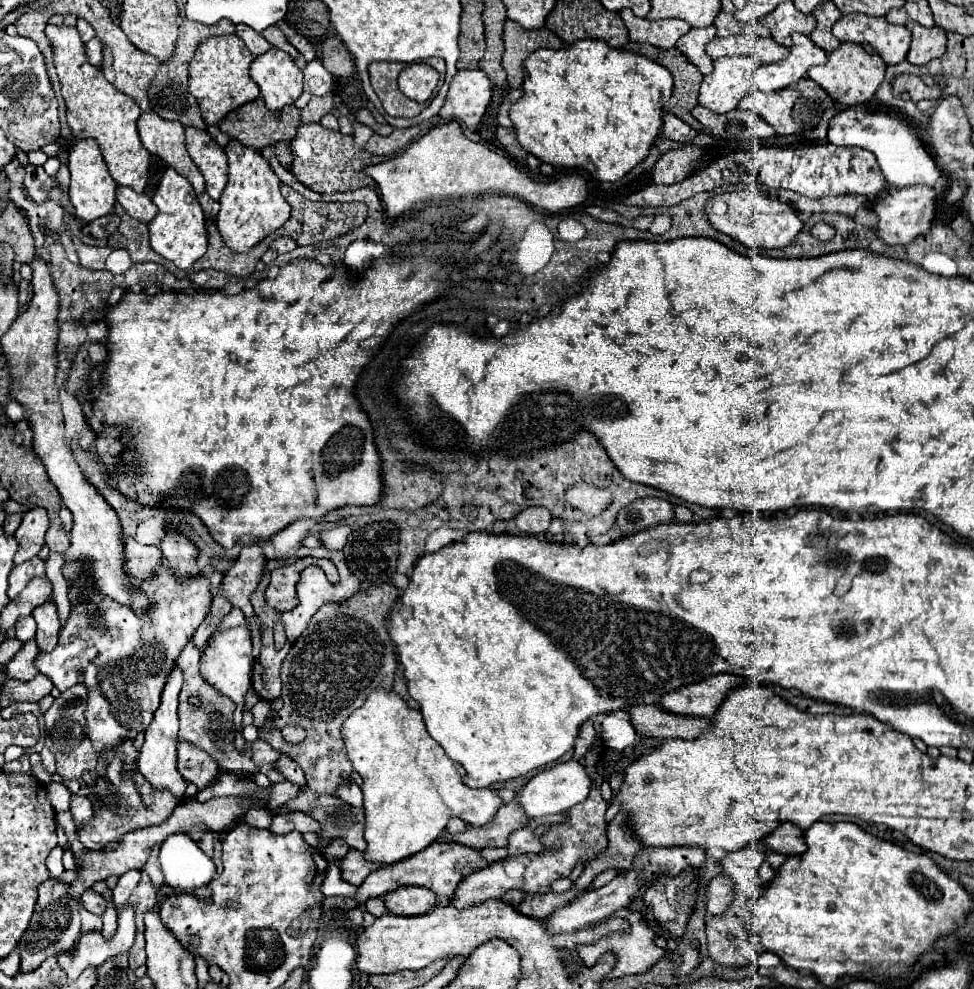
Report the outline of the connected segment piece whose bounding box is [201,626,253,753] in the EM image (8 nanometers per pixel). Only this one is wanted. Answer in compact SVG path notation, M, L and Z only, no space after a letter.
M237 626L229 628L225 632L215 634L215 640L209 644L209 648L201 654L201 674L207 678L209 684L213 684L221 694L229 696L236 704L236 710L233 714L233 721L238 733L235 736L235 748L243 753L248 750L243 738L243 704L245 704L245 694L251 688L251 668L253 668L253 656L251 656L251 632L249 628Z

